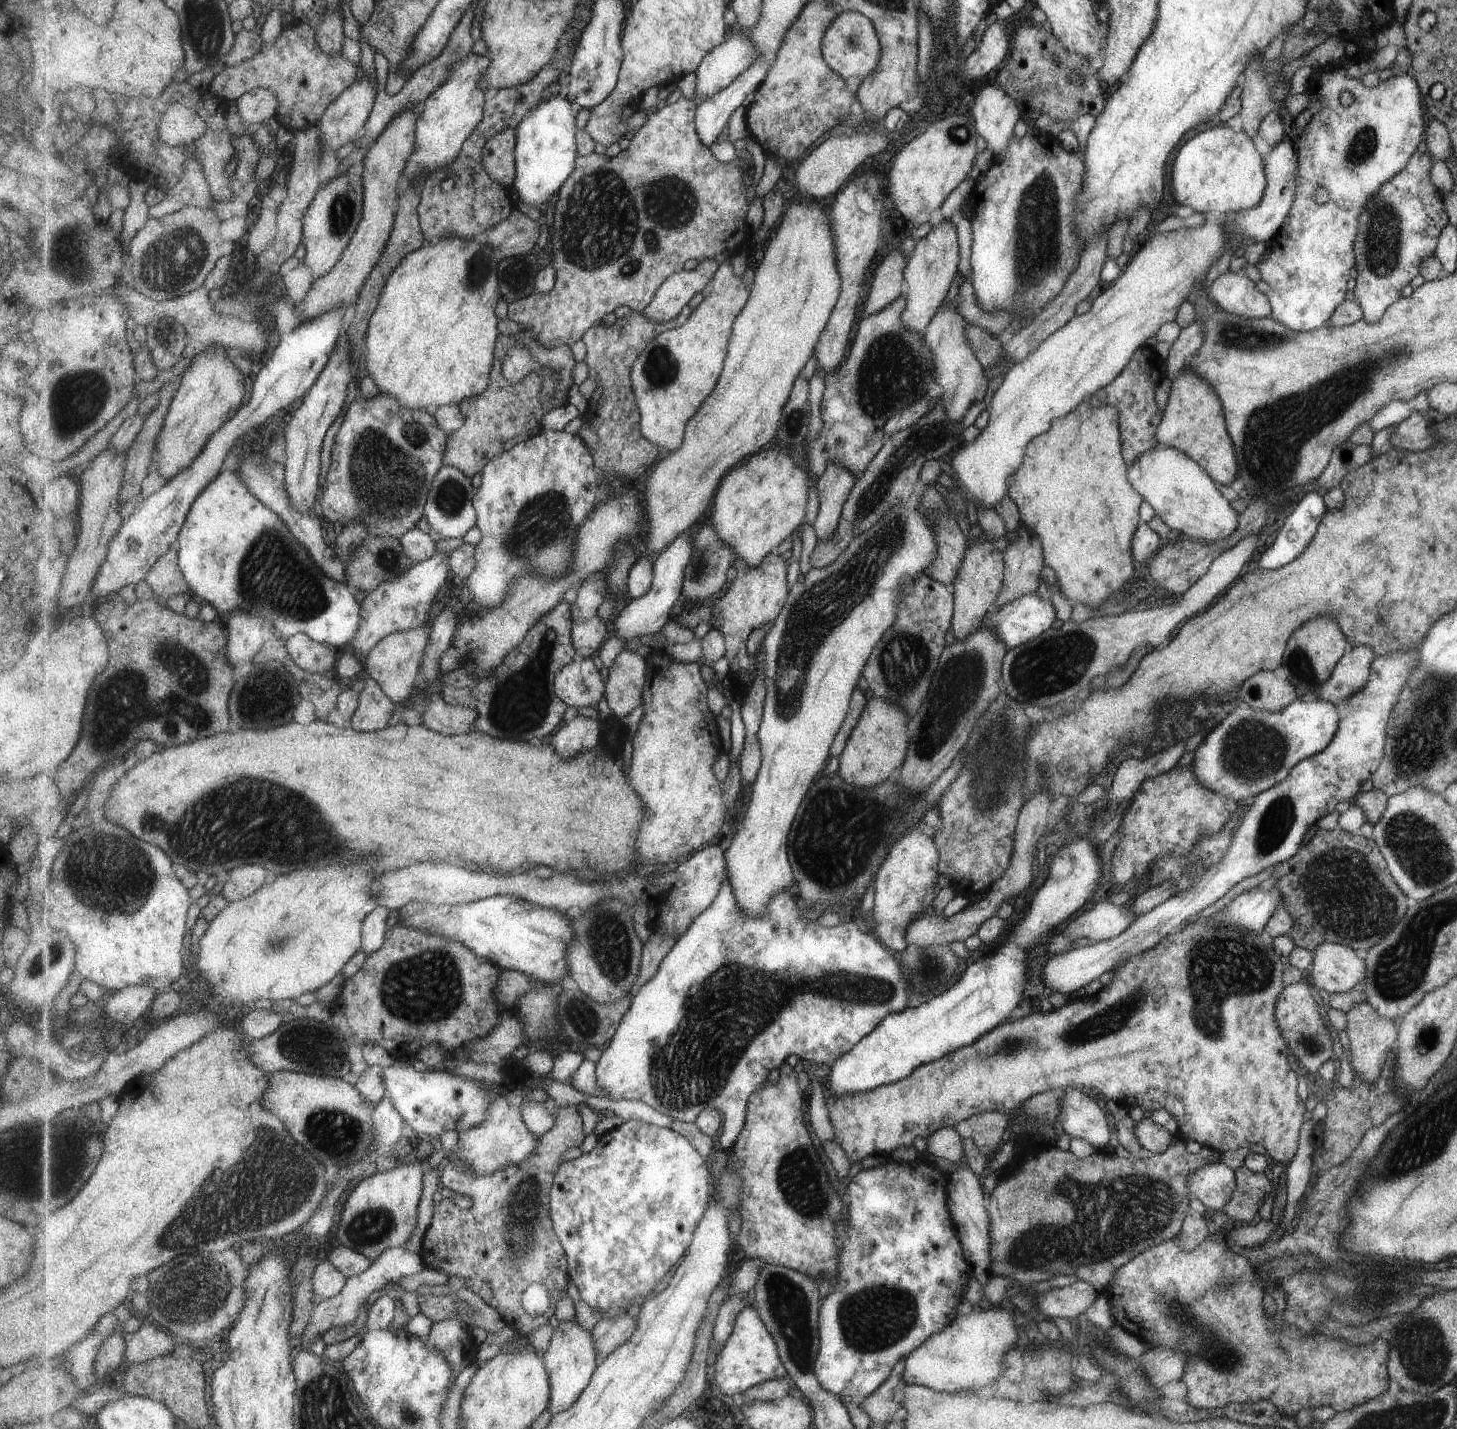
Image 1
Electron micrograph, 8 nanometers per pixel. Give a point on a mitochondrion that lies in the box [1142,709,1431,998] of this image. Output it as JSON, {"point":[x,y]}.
{"point":[1250,750]}

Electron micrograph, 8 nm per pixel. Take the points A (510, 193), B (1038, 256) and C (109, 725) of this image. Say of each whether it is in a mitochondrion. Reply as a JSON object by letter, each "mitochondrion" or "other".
{"A":"other","B":"mitochondrion","C":"mitochondrion"}

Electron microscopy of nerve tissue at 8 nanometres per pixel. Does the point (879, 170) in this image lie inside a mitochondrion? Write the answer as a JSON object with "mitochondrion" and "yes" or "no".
{"mitochondrion":"no"}

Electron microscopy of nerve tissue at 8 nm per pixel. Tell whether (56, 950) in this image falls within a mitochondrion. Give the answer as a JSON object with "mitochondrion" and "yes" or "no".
{"mitochondrion":"yes"}

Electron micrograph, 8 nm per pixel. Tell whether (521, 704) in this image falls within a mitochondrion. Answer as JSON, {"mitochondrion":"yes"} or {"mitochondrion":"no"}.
{"mitochondrion":"yes"}

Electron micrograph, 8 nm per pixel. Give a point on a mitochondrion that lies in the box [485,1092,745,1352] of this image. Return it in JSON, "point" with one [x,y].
{"point":[523,1206]}

